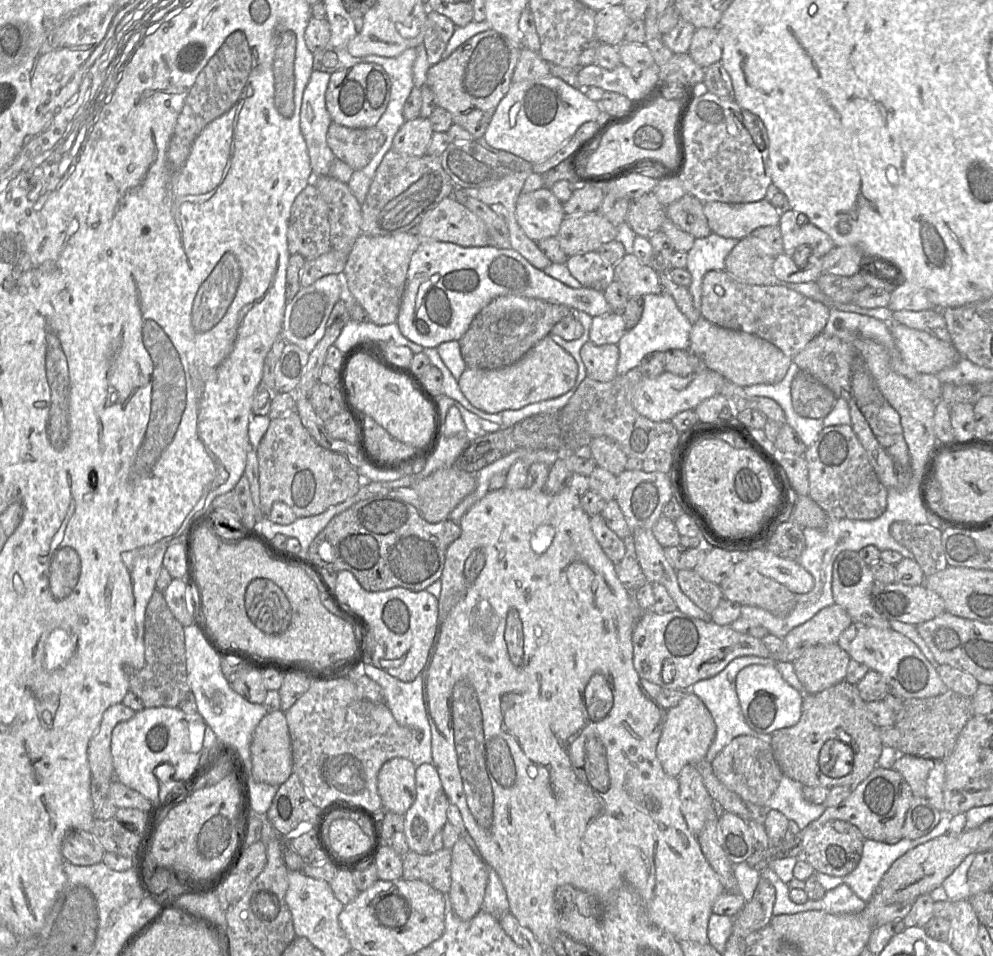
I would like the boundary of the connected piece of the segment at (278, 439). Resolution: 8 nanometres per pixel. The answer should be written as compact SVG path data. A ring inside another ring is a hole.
M295 410L271 419L256 449L259 463L260 507L268 516L275 502L288 505L297 518L318 515L355 495L363 479L343 455L320 446L302 425Z

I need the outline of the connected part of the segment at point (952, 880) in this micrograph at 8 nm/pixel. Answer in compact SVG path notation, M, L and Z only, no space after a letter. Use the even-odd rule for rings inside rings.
M976 854L967 855L957 868L942 882L941 886L932 890L929 895L934 902L968 899L971 894L967 882L967 872Z

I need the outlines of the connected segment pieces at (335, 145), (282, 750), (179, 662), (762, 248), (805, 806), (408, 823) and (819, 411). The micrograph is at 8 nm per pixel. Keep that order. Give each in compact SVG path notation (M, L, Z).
M331 122L326 140L334 156L356 171L371 161L385 136L375 126L353 129Z
M285 712L267 713L256 726L250 746L256 781L279 786L293 772L292 749Z
M157 589L153 592L145 612L144 655L144 667L129 677L129 690L141 700L144 708L177 707L183 696L190 691L186 671L184 627L174 617L163 594Z
M754 235L738 241L725 258L725 271L749 285L774 285L775 257L768 245Z
M782 775L776 791L766 803L766 809L782 812L789 820L795 821L801 831L817 820L826 808L824 804L808 802L803 796L803 787L801 782Z
M424 763L416 767L416 797L404 815L404 834L409 851L417 854L427 854L431 841L442 828L447 819L449 800L444 792L437 769L433 764Z
M802 370L791 383L791 400L793 410L800 417L822 420L837 401L829 388Z

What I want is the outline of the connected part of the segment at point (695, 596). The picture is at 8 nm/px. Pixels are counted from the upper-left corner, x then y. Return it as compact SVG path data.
M678 570L676 576L681 591L708 615L724 598L719 585L704 580L694 570Z

